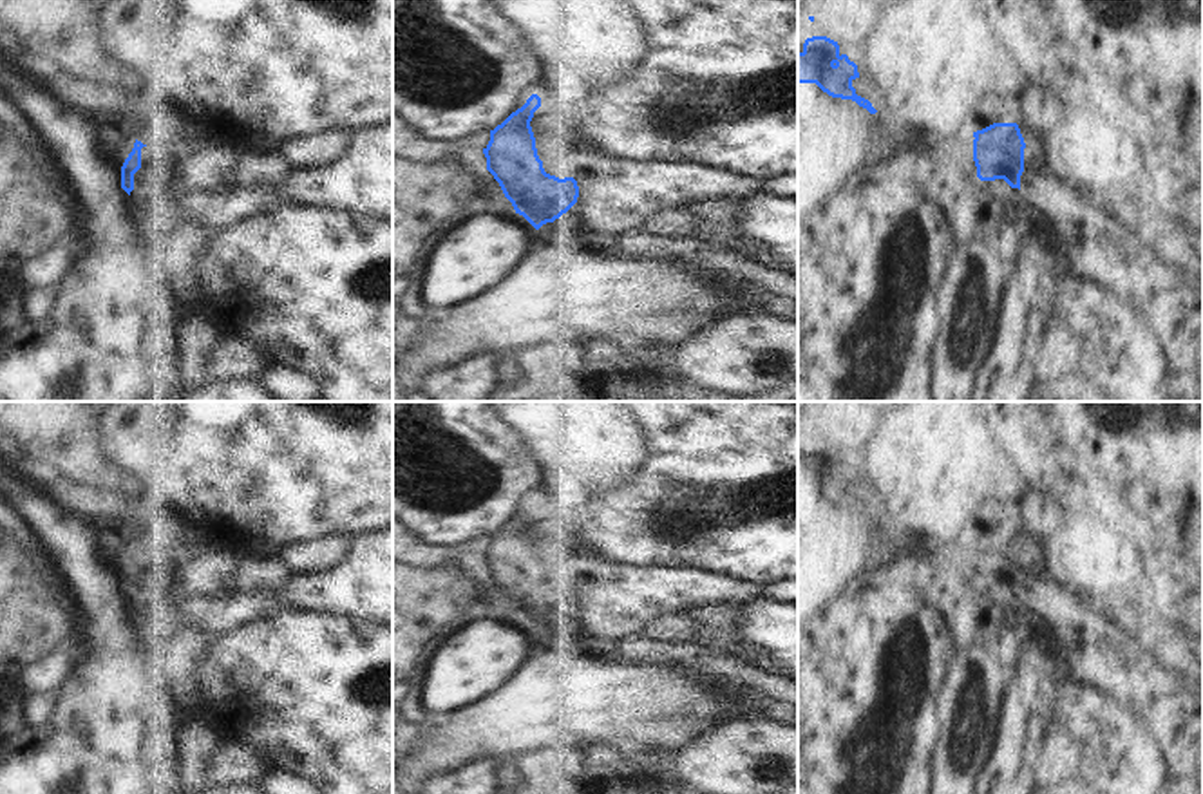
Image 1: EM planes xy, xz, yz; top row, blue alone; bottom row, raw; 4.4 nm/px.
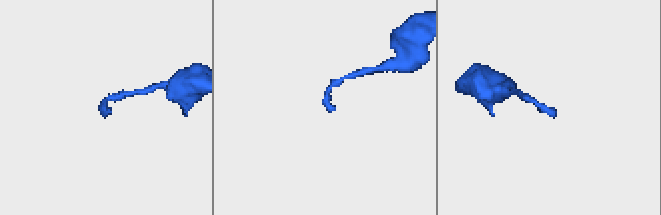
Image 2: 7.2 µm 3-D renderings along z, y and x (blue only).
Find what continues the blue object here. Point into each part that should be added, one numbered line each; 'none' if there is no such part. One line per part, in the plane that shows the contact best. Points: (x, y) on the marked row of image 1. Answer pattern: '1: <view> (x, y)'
1: xy (154, 194)

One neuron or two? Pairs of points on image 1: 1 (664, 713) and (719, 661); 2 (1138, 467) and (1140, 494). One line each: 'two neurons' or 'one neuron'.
1: two neurons
2: two neurons

